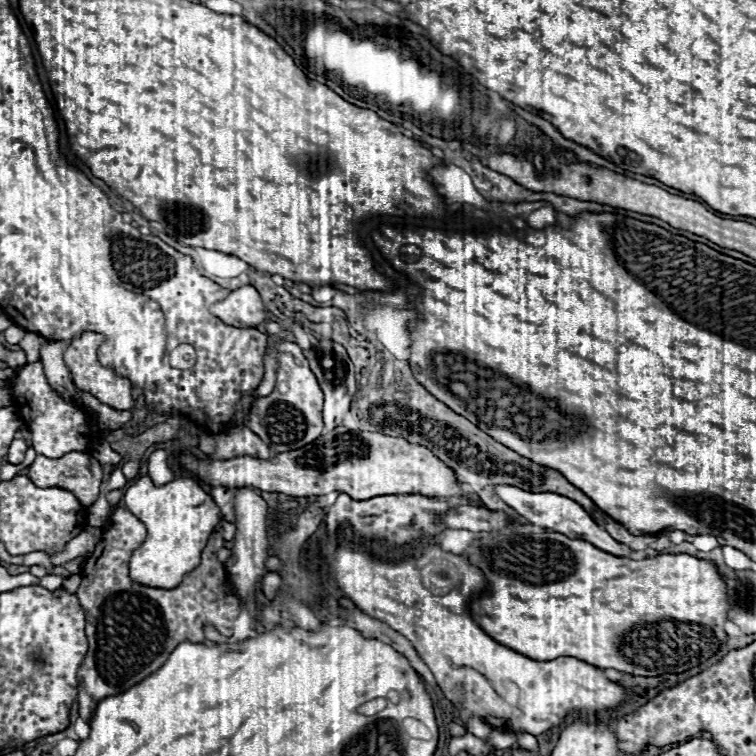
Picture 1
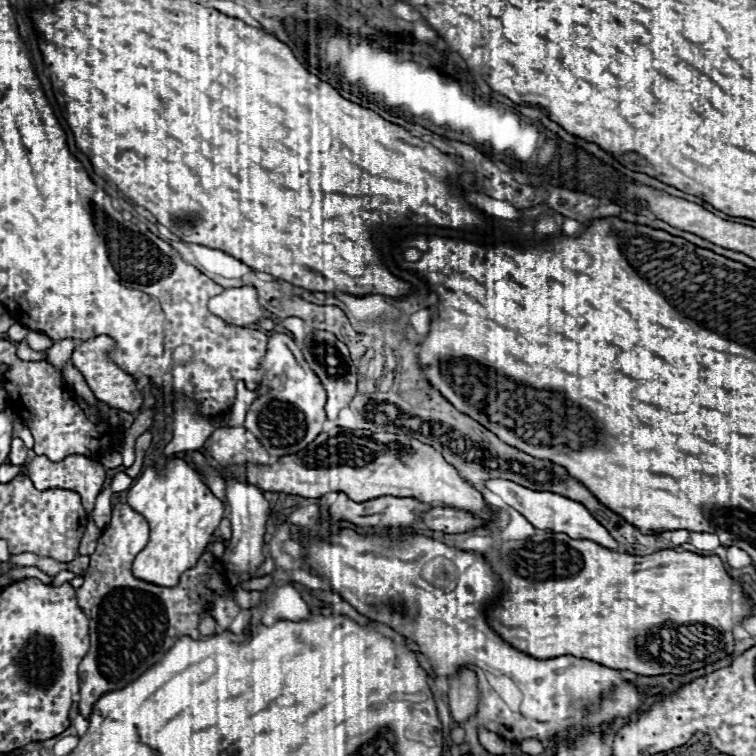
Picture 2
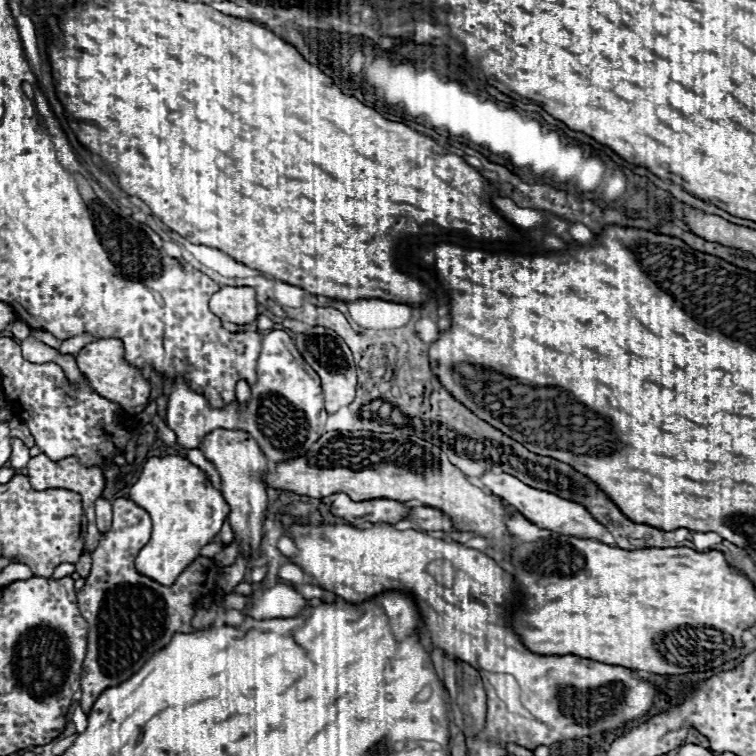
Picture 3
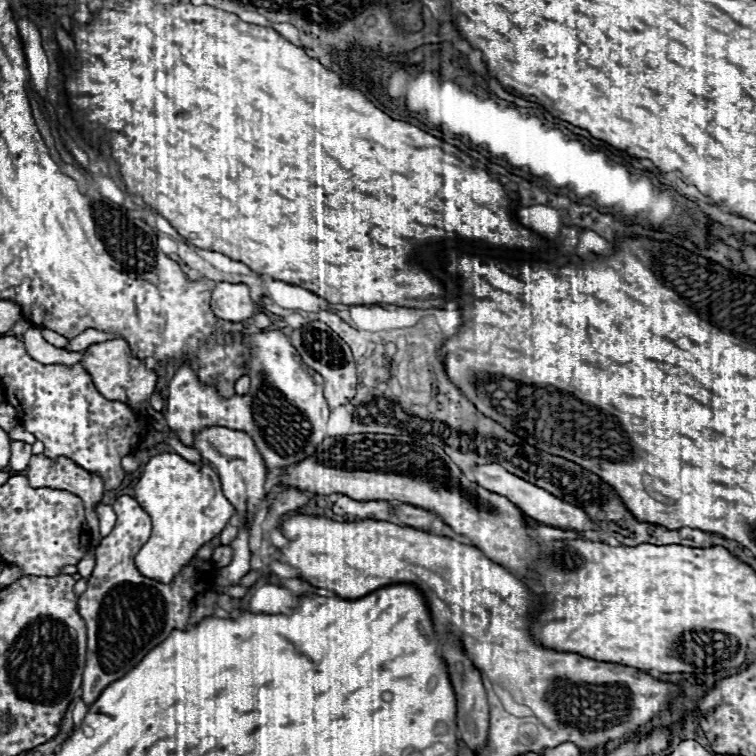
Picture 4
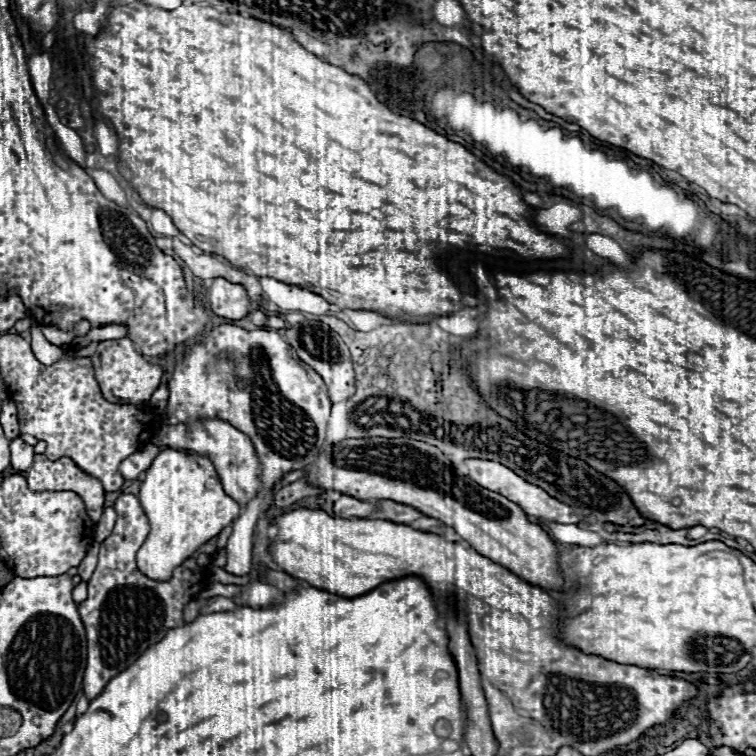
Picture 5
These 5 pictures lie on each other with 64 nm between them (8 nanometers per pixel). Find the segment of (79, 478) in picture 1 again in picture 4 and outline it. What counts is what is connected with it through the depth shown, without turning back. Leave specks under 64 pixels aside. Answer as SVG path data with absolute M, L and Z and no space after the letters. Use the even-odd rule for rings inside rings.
M44 454L32 456L28 466L28 482L32 488L54 488L54 490L68 490L82 498L86 506L86 520L90 528L94 528L92 534L98 534L98 516L96 506L102 500L104 484L102 478L86 472L70 458L56 458L50 460Z

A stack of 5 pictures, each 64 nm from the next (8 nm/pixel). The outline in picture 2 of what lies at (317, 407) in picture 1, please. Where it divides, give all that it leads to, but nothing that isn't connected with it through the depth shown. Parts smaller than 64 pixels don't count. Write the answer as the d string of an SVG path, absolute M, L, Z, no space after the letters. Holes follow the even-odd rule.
M280 332L270 334L262 368L264 368L262 386L266 386L268 392L252 402L242 426L260 440L260 444L268 450L270 456L280 458L296 454L304 450L312 440L316 440L316 436L324 428L326 392L318 376L306 364L296 342L286 334Z

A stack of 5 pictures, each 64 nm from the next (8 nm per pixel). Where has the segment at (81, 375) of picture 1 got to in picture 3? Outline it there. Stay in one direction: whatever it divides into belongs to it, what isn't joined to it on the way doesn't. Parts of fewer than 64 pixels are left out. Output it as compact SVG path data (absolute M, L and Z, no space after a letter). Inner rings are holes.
M102 338L84 346L76 356L78 368L88 378L90 386L106 400L118 402L128 414L138 414L146 408L150 398L150 382L142 376L142 372L130 366L124 358L124 344L118 338Z

